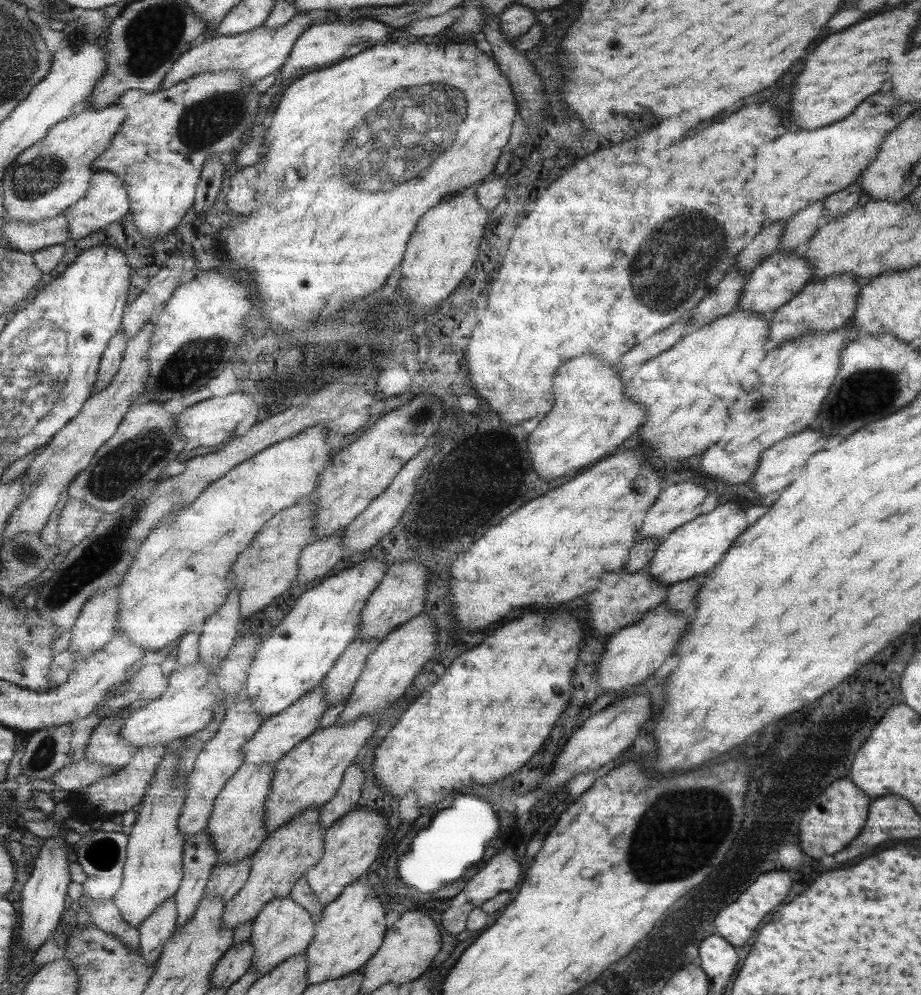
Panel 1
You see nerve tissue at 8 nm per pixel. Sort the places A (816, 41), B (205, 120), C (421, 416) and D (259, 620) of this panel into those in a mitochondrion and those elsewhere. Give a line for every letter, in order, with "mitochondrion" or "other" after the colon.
A: other
B: mitochondrion
C: mitochondrion
D: other

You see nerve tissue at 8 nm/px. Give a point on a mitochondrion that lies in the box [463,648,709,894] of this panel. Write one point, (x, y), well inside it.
(640, 861)

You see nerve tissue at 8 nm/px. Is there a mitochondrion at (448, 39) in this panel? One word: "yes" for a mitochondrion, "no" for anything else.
no

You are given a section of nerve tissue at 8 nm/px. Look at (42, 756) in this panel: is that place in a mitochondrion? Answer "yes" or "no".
yes

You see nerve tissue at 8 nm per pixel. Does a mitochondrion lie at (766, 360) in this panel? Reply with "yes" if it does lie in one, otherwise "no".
no

